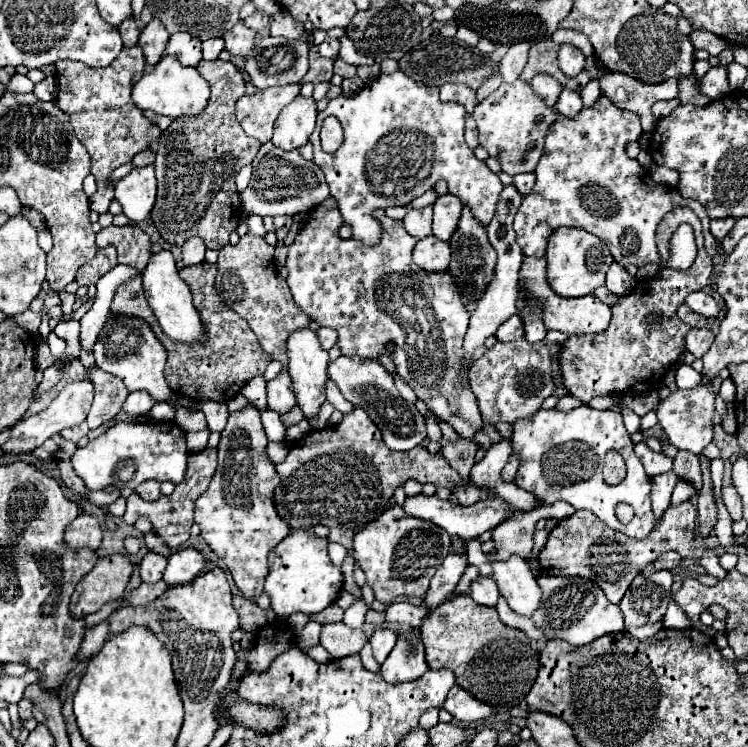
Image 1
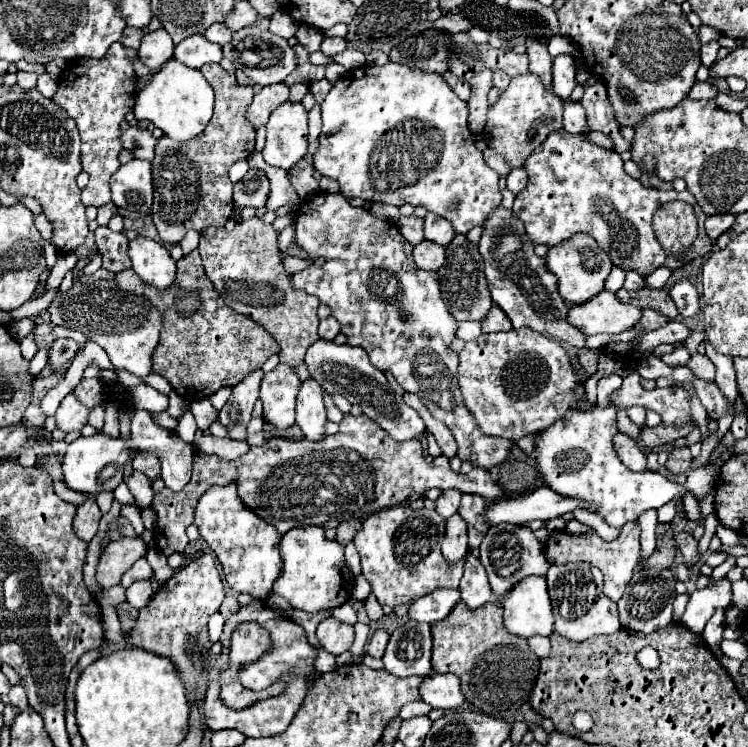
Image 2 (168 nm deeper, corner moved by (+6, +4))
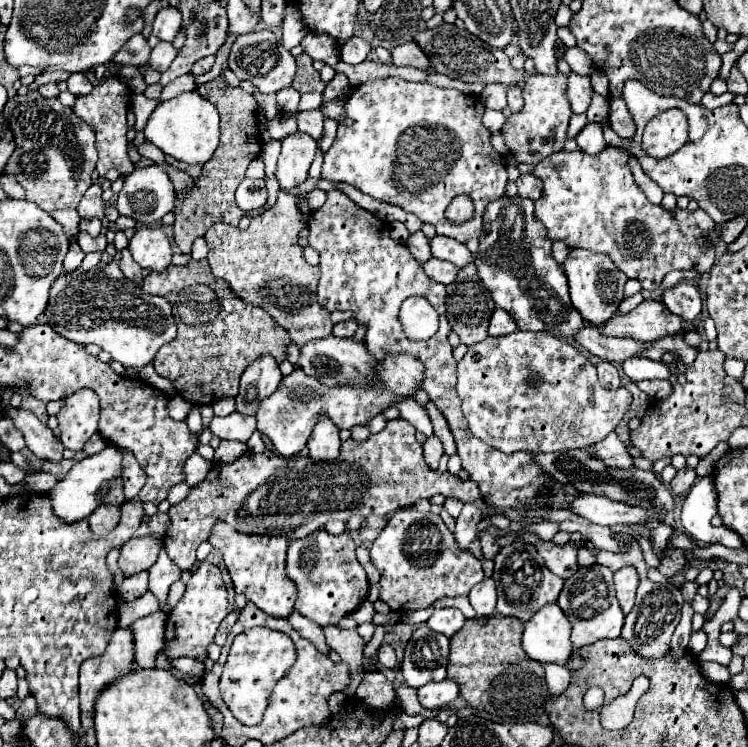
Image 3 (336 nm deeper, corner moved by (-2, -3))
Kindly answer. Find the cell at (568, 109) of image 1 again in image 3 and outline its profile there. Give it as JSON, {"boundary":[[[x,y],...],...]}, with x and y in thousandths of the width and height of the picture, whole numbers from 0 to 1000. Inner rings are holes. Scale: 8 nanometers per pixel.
{"boundary":[[[785,165],[774,181],[769,183],[771,194],[777,202],[782,205],[790,205],[790,207],[798,207],[801,202],[806,202],[811,194],[809,194],[809,186],[806,186],[806,175],[798,165]]]}

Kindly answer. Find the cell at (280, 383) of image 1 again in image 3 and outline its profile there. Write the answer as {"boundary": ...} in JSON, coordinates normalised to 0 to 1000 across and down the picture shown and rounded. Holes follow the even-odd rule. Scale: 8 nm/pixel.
{"boundary":[[[544,473],[533,475],[517,475],[515,486],[507,489],[507,513],[493,515],[493,523],[477,521],[477,518],[434,518],[432,513],[421,510],[418,505],[408,502],[400,491],[376,507],[370,523],[352,534],[344,550],[344,574],[357,582],[368,601],[378,612],[389,612],[392,606],[400,606],[418,577],[418,566],[426,553],[437,553],[445,566],[456,574],[469,574],[475,569],[488,569],[491,561],[507,556],[515,545],[523,542],[528,531],[547,531],[560,518],[560,510],[566,505],[566,489]]]}

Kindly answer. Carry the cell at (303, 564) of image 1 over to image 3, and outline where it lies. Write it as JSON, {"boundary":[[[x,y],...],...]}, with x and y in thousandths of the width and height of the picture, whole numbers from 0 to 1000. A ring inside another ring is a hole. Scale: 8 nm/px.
{"boundary":[[[426,708],[408,722],[389,724],[384,738],[384,770],[400,788],[394,818],[429,839],[448,837],[453,829],[472,821],[493,791],[491,770],[475,746],[475,727],[464,714],[445,719],[434,708]]]}

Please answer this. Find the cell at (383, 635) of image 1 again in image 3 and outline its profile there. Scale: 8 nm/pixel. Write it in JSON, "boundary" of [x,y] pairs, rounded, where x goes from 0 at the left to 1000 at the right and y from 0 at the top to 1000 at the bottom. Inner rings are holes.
{"boundary":[[[509,863],[507,871],[504,871],[504,885],[512,890],[512,893],[528,893],[531,890],[531,882],[528,882],[528,871],[523,863]]]}

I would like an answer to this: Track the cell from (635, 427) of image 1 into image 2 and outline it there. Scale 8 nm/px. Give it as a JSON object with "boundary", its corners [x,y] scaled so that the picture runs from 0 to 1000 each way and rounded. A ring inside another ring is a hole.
{"boundary":[[[825,501],[817,503],[803,503],[798,511],[798,533],[801,533],[801,546],[814,546],[814,535],[811,530],[817,530],[828,517],[830,517],[833,506]]]}

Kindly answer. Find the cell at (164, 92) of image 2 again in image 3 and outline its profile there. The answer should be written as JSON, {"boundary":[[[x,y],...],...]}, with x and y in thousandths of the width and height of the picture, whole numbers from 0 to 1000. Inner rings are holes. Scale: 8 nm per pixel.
{"boundary":[[[261,122],[242,124],[234,133],[218,135],[210,141],[210,146],[202,151],[197,170],[194,170],[194,186],[210,194],[218,205],[231,207],[234,213],[253,218],[253,221],[269,221],[274,218],[290,191],[293,191],[293,151],[290,143],[282,141],[277,133],[263,127]]]}

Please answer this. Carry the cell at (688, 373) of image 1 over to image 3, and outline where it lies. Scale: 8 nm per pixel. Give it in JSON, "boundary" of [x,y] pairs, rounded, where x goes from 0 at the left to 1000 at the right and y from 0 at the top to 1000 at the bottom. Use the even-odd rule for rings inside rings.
{"boundary":[[[857,478],[838,481],[838,486],[833,486],[833,497],[846,510],[860,510],[860,507],[870,510],[870,507],[894,507],[897,505],[897,497],[886,486],[857,481]]]}

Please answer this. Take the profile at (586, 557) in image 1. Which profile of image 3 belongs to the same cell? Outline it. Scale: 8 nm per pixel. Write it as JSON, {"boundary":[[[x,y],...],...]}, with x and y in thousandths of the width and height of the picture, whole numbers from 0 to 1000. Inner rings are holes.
{"boundary":[[[830,759],[820,767],[820,780],[825,791],[825,805],[833,815],[833,821],[841,821],[849,807],[849,791],[854,783],[854,770],[849,759]]]}

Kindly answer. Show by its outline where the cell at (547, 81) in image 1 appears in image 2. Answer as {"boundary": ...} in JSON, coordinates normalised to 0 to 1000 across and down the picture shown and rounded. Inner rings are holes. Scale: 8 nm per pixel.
{"boundary":[[[694,51],[694,56],[699,56],[705,62],[705,75],[707,75],[707,96],[718,99],[726,112],[731,112],[731,118],[737,118],[737,88],[739,88],[739,78],[731,70],[731,62],[718,56],[715,51]]]}

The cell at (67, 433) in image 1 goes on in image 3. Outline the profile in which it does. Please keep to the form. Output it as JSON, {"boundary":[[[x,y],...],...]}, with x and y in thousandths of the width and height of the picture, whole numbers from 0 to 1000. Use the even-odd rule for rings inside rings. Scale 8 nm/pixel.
{"boundary":[[[106,521],[87,534],[84,548],[76,553],[82,590],[87,598],[108,601],[111,593],[130,577],[132,537],[122,521]]]}

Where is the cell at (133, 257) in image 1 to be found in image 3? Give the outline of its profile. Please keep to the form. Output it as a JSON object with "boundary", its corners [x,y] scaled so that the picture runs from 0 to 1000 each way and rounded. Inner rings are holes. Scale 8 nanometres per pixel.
{"boundary":[[[164,333],[164,336],[159,336],[162,339],[162,347],[159,347],[159,357],[162,357],[162,363],[164,363],[164,368],[170,371],[170,373],[175,373],[175,376],[180,376],[183,382],[189,382],[189,376],[191,376],[191,368],[189,368],[189,357],[178,349],[178,344],[175,344],[175,339],[170,336],[170,333]]]}

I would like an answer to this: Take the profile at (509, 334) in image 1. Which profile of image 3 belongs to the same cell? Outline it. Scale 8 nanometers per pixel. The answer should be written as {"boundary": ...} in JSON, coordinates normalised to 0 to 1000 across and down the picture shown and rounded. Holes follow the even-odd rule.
{"boundary":[[[662,414],[659,416],[659,424],[656,424],[656,432],[654,432],[654,448],[656,451],[672,451],[672,448],[680,448],[691,443],[691,435],[689,430],[683,427],[683,422],[672,414]]]}

